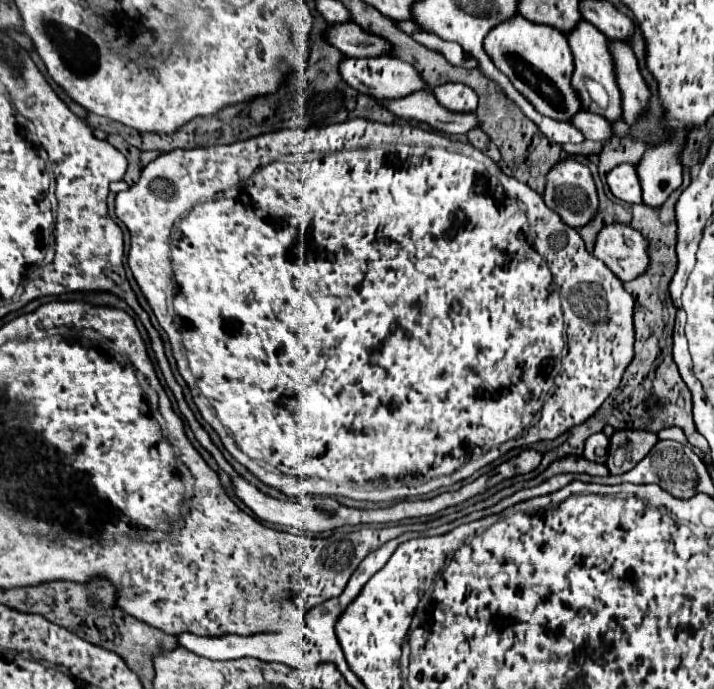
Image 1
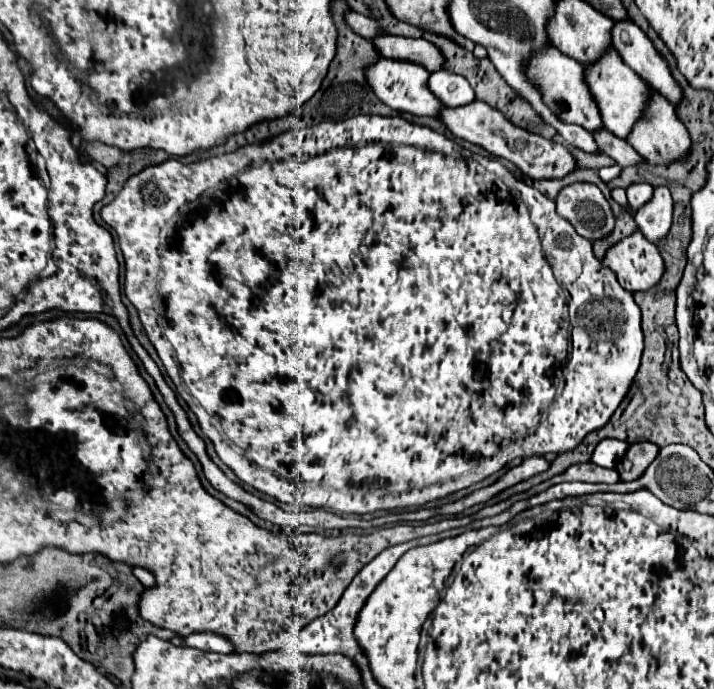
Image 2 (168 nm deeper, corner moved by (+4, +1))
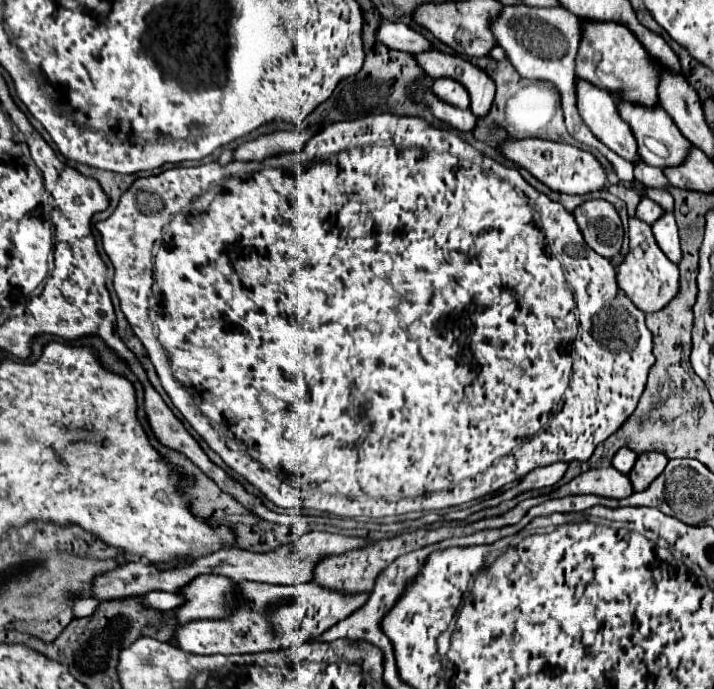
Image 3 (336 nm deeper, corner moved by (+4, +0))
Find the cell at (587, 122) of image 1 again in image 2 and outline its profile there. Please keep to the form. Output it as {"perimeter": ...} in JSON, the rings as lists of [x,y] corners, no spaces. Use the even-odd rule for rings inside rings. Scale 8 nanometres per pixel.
{"perimeter":[[[600,129],[594,133],[594,139],[598,143],[598,147],[602,149],[602,153],[610,155],[620,167],[632,167],[632,165],[640,165],[644,159],[642,155],[628,143],[622,141],[618,137],[614,137],[610,131]]]}

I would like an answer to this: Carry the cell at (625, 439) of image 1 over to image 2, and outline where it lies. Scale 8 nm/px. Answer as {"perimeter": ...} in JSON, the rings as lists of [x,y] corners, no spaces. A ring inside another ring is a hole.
{"perimeter":[[[634,443],[630,445],[626,457],[616,465],[616,471],[620,473],[622,481],[634,481],[638,479],[650,465],[650,461],[654,461],[654,457],[658,455],[658,447],[654,443]]]}

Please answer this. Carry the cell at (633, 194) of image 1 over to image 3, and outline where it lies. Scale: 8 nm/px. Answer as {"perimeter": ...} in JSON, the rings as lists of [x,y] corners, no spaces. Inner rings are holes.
{"perimeter":[[[642,198],[638,208],[636,208],[636,218],[640,218],[642,222],[650,224],[650,222],[654,222],[654,218],[660,218],[662,212],[664,210],[656,202],[652,202],[650,198]]]}

